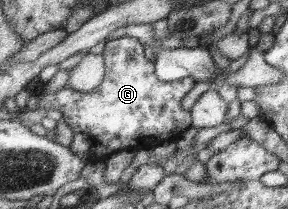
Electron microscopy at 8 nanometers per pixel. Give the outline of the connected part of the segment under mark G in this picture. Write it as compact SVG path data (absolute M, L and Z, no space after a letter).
M121 37L107 40L102 52L105 76L101 84L91 92L79 92L67 86L56 92L46 94L42 89L30 93L39 97L38 108L55 109L62 114L63 122L73 130L73 140L69 148L75 155L85 156L91 162L101 162L107 156L123 149L149 149L160 142L176 141L181 134L192 126L191 113L181 107L181 100L193 88L195 82L190 79L179 82L165 82L155 78L154 62L145 57L144 44L133 37Z

